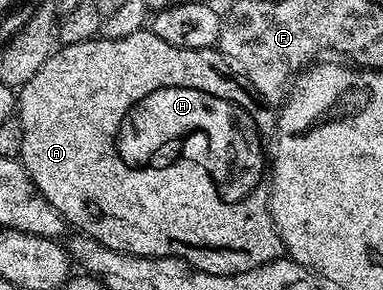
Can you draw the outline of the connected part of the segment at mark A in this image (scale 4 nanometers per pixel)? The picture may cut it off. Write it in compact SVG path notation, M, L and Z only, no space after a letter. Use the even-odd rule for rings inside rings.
M147 28L133 32L133 36L125 36L121 40L109 40L102 36L96 36L77 44L60 45L49 56L49 60L45 60L45 64L41 64L37 76L33 76L33 80L26 82L17 94L17 117L21 120L21 128L23 129L19 158L26 168L27 174L33 180L33 184L41 192L41 196L45 196L45 200L49 200L49 204L53 204L53 208L57 208L57 212L63 214L63 221L68 227L75 226L71 228L74 228L78 233L88 234L90 238L95 238L111 250L116 250L122 254L145 256L146 258L180 258L189 263L189 265L196 266L199 270L213 272L214 274L249 272L249 268L257 268L266 262L275 261L276 258L284 253L285 247L281 236L275 233L275 221L271 215L271 188L245 190L239 198L227 198L227 192L233 188L233 184L227 184L227 180L223 178L225 172L219 172L217 176L213 172L205 174L205 170L201 166L193 164L193 162L177 164L177 168L171 168L171 170L131 172L113 154L113 148L111 148L109 140L113 136L119 138L119 130L125 128L125 124L129 120L131 106L135 104L135 100L141 94L145 94L147 90L155 88L159 84L183 84L183 86L189 84L189 86L195 86L195 88L205 88L205 90L215 92L219 96L237 98L239 102L245 102L245 104L249 104L247 97L252 93L242 81L237 80L236 75L229 68L229 64L223 59L218 49L190 50L189 48L177 48L173 44L165 44L165 40L161 40L161 36L151 33L150 29Z

